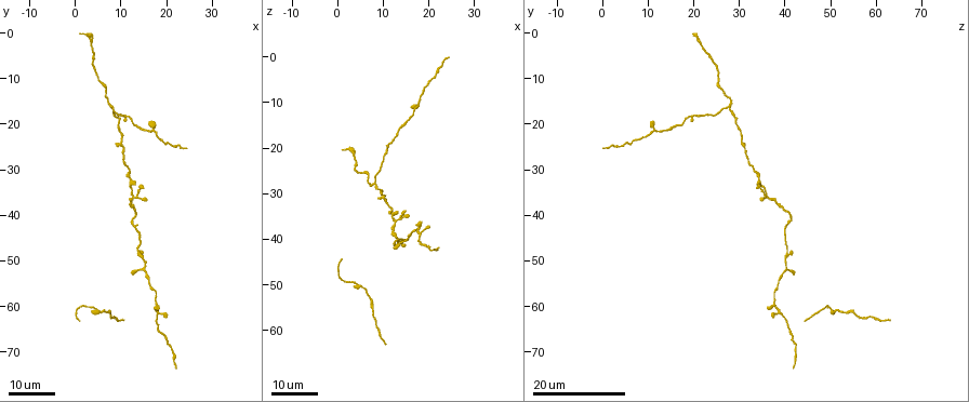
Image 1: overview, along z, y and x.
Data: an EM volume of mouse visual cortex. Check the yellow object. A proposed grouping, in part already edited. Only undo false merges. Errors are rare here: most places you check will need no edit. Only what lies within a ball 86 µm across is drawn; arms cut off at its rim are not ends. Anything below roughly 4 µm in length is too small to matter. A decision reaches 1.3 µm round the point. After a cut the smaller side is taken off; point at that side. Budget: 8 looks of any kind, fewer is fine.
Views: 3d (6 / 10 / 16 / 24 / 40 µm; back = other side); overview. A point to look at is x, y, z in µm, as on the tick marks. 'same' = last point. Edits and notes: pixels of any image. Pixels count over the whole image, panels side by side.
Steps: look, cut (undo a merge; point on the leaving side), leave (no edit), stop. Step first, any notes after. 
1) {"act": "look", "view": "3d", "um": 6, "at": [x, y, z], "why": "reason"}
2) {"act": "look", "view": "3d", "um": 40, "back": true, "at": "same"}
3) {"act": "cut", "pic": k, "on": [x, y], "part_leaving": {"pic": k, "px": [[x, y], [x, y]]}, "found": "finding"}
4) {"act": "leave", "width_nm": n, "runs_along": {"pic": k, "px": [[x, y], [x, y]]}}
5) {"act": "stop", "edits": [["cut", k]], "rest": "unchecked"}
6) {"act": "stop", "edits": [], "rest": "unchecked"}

{"act": "look", "view": "3d", "um": 24, "at": [12.5, 36.0, 36.5], "why": "four arms meet"}

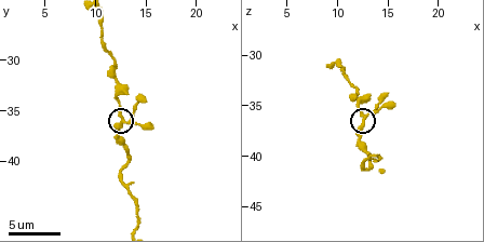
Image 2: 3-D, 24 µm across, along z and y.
{"act": "look", "view": "3d", "um": 6, "at": [13.0, 36.0, 36.2], "why": "zoom in"}

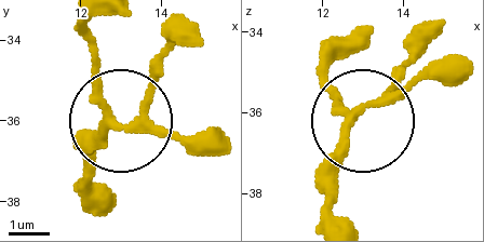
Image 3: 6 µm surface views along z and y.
{"act": "look", "view": "3d", "um": 6, "back": true, "at": [12.80, 36.10, 36.10], "why": "other side"}

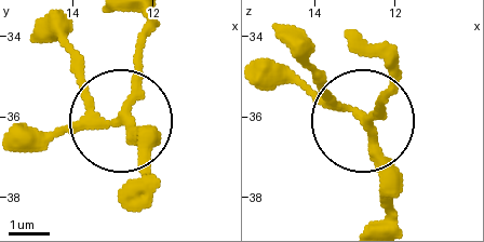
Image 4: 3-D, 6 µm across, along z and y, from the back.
{"act": "leave", "width_nm": 210, "runs_along": {"pic": 4, "px": [[399, 72], [364, 120], [299, 62]]}, "found": "continuous, no second neuron"}

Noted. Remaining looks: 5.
{"act": "look", "view": "3d", "um": 16, "at": [17.5, 59.5, 38.0], "why": "three-way junction"}

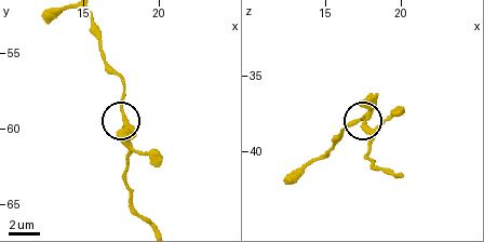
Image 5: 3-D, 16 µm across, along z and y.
{"act": "look", "view": "3d", "um": 6, "at": [17.6, 59.0, 37.6]}

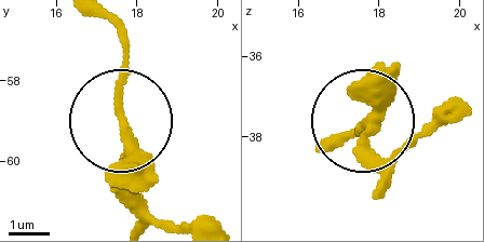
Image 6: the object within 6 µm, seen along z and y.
{"act": "leave", "width_nm": 210, "runs_along": {"pic": 6, "px": [[108, 23], [129, 64], [118, 126], [129, 205]]}, "found": "continuous, no second neuron"}

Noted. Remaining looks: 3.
{"act": "look", "view": "3d", "um": 24, "at": [14.5, 52.0, 40.0], "why": "branch point"}

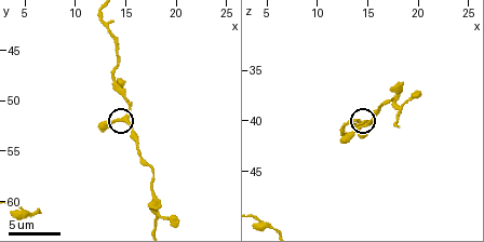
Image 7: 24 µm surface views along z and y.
{"act": "look", "view": "3d", "um": 10, "at": [14.6, 51.8, 40.2], "why": "zoom in"}

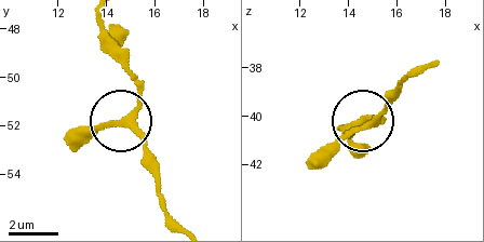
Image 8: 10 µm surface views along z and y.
{"act": "leave", "side_arm_um": 28, "found": "one neuron here"}

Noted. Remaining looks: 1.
{"act": "stop", "edits": [], "rest": "unchecked"}

